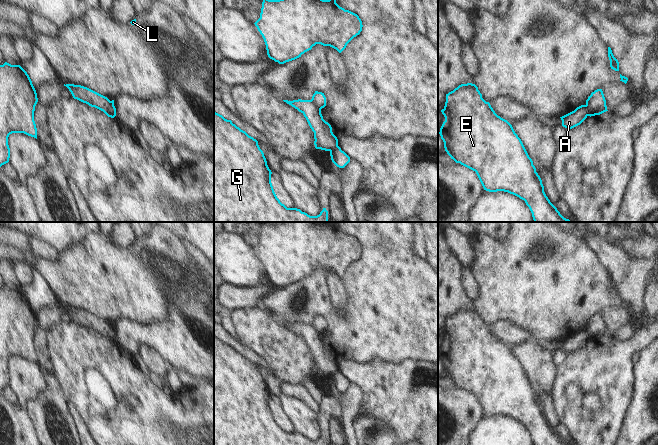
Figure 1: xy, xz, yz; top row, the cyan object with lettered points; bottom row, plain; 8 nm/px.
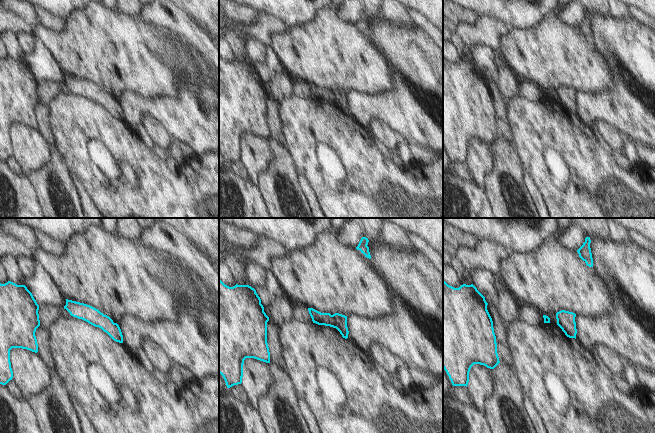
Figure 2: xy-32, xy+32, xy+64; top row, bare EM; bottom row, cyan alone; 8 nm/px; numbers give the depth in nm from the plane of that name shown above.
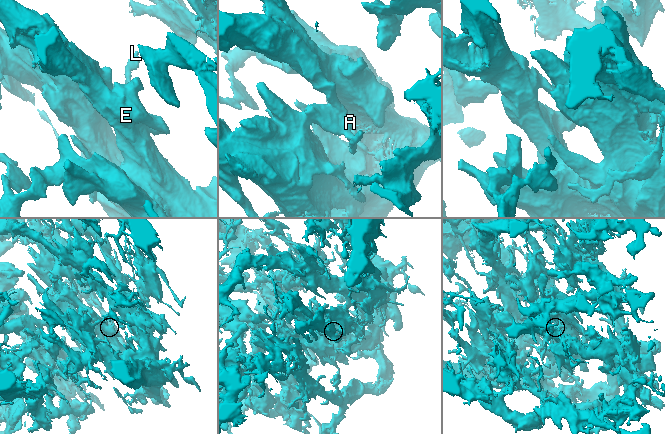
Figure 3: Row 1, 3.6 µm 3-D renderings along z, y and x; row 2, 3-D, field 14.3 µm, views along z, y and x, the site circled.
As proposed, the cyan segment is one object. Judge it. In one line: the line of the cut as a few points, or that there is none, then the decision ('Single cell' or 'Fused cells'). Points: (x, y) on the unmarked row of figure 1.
Split along yz (585, 329), (588, 339). Fused cells.

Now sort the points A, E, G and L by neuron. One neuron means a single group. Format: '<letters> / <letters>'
A E G / L

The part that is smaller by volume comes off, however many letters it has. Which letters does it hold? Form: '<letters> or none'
L

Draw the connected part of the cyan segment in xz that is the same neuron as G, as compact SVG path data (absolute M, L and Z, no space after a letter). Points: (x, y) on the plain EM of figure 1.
M214 335L214 445L328 445L328 435L326 432L323 432L319 439L310 440L300 433L287 432L282 428L274 416L271 398L272 396L267 389L266 382L258 369L258 365L233 348L231 344L225 343Z

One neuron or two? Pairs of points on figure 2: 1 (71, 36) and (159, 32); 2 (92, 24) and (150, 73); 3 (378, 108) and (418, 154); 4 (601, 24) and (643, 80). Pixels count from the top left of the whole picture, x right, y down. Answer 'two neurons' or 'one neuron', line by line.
1: one neuron
2: one neuron
3: two neurons
4: one neuron

